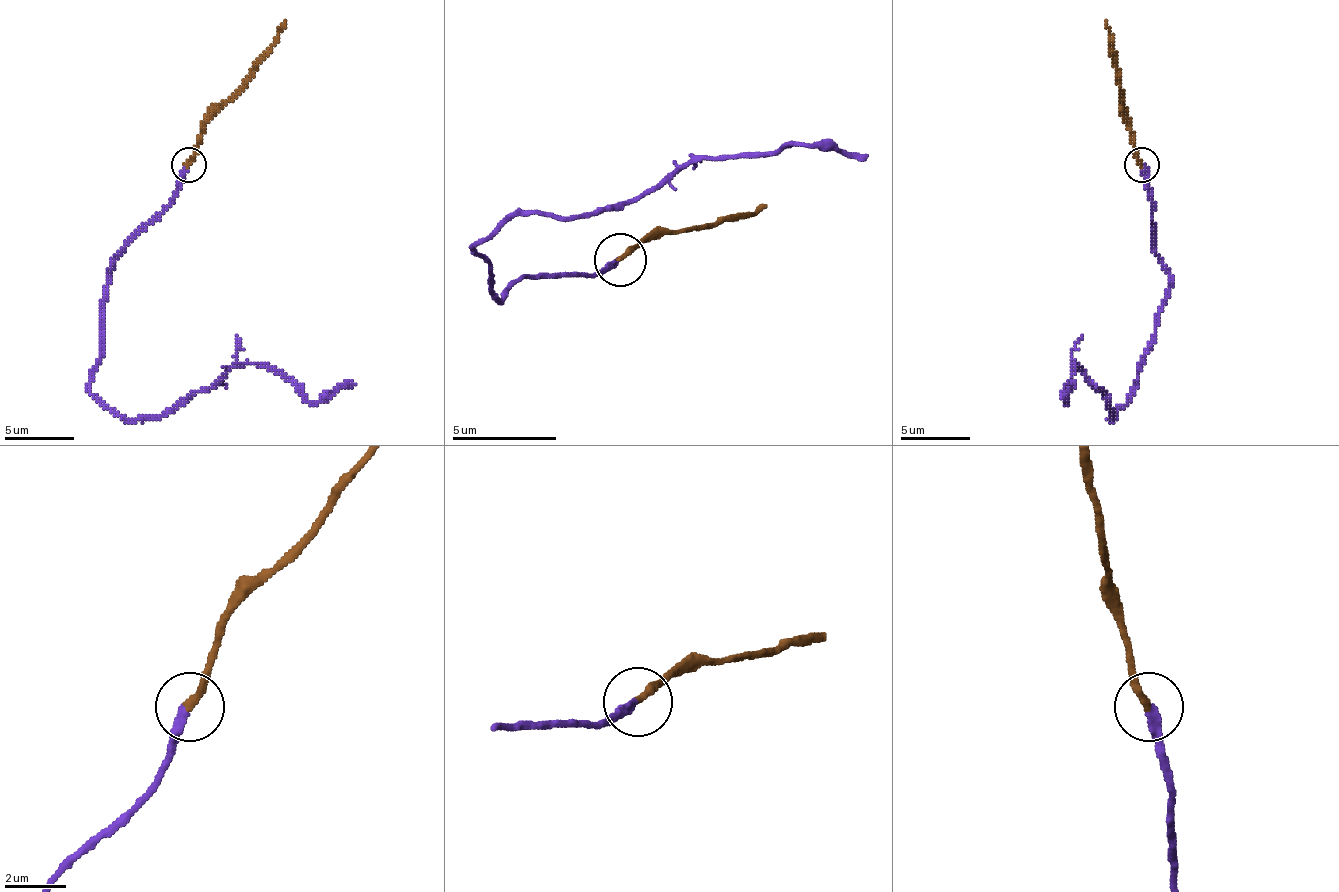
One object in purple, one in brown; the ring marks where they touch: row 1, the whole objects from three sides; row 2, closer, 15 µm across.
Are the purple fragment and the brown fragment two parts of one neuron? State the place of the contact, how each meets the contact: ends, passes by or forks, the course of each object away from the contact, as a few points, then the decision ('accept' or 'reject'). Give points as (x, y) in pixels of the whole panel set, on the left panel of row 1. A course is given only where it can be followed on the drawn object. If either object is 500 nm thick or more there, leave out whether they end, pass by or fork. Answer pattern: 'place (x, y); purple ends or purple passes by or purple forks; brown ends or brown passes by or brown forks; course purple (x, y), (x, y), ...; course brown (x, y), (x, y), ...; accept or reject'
place (188, 165); purple ends; brown ends; course purple (187, 164), (107, 276), (89, 391), (128, 419), (166, 415), (247, 363), (310, 401), (355, 384); course brown (187, 164), (201, 125), (243, 84), (285, 21); accept

